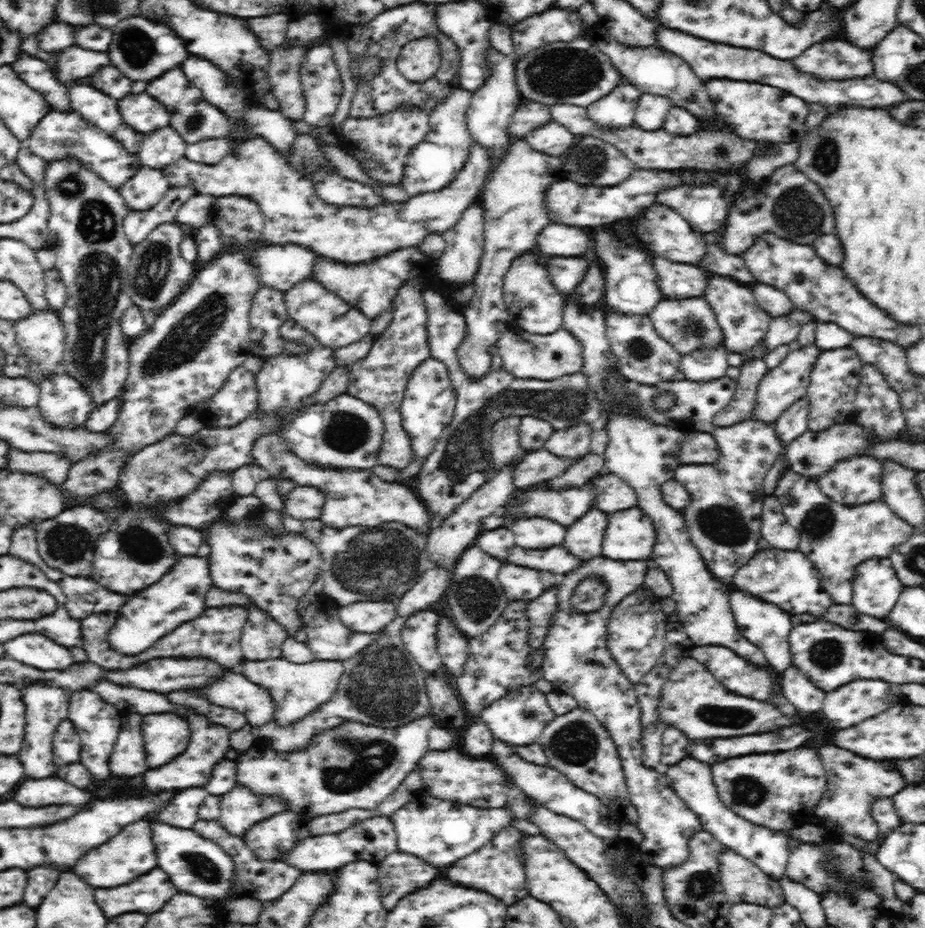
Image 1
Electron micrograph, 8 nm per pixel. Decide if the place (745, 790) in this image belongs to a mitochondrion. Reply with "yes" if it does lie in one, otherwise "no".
yes

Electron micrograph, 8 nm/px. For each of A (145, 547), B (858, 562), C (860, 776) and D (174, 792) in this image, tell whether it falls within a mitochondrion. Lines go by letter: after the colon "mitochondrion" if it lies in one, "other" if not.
A: mitochondrion
B: other
C: mitochondrion
D: other

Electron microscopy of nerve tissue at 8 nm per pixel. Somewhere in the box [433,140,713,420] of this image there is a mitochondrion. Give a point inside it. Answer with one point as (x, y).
(592, 160)

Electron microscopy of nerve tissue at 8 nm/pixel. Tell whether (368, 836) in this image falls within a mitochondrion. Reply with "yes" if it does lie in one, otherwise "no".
no

